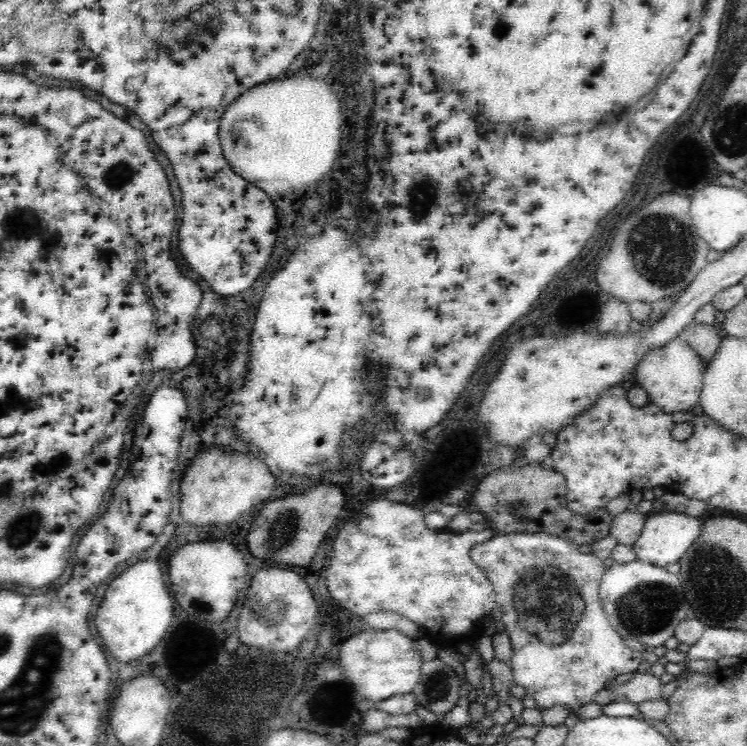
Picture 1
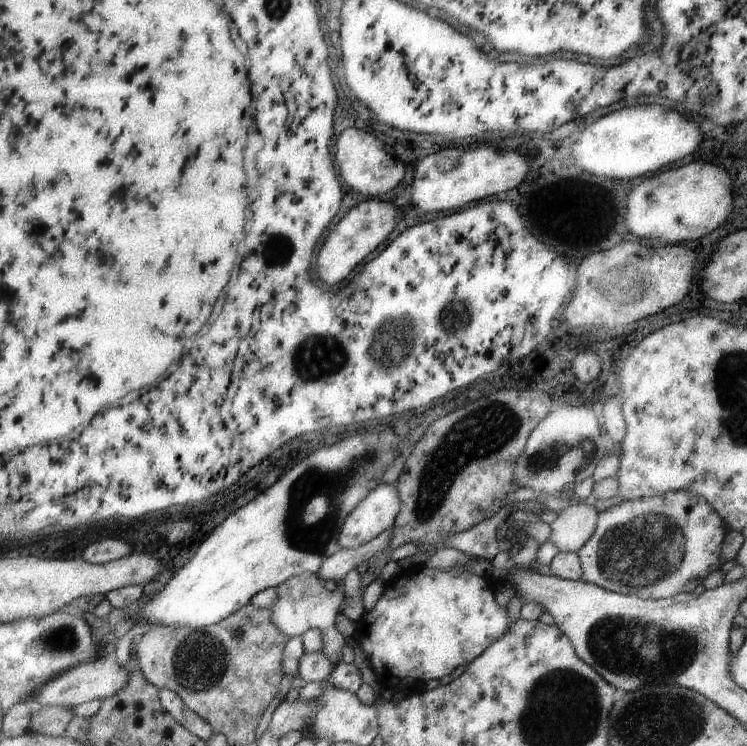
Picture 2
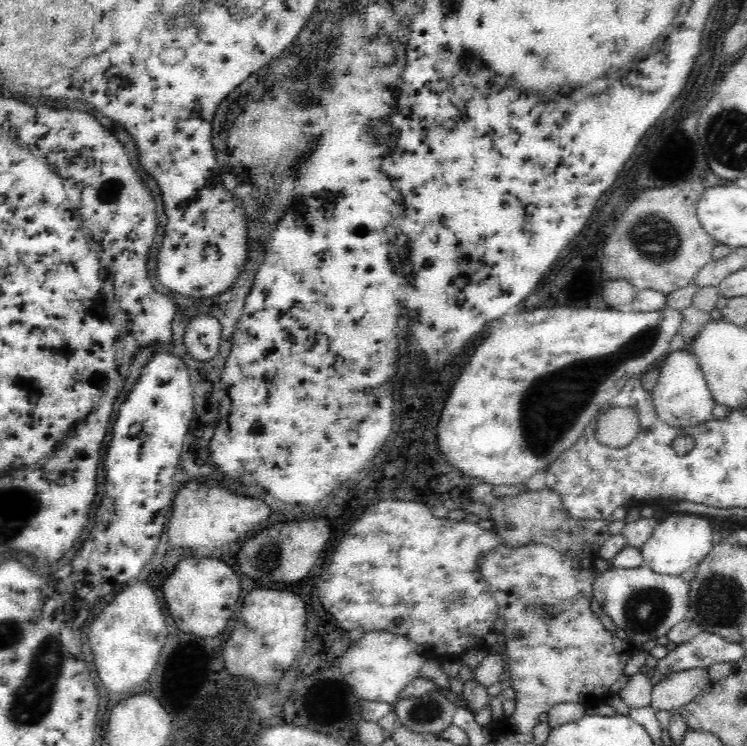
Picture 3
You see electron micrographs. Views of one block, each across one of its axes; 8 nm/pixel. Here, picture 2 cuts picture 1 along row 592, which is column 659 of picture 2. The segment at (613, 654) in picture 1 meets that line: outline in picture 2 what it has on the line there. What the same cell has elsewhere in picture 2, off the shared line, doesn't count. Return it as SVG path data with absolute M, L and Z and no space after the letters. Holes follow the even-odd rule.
M670 491L655 497L627 500L622 504L611 506L607 510L604 510L604 512L598 513L597 527L594 534L588 539L588 542L585 542L585 545L580 550L577 550L579 559L581 560L581 580L597 584L607 591L623 595L636 595L643 599L665 599L678 593L692 593L692 590L698 584L701 584L704 578L722 568L720 553L722 552L722 545L728 531L725 520L713 509L713 506L704 497L690 491Z

